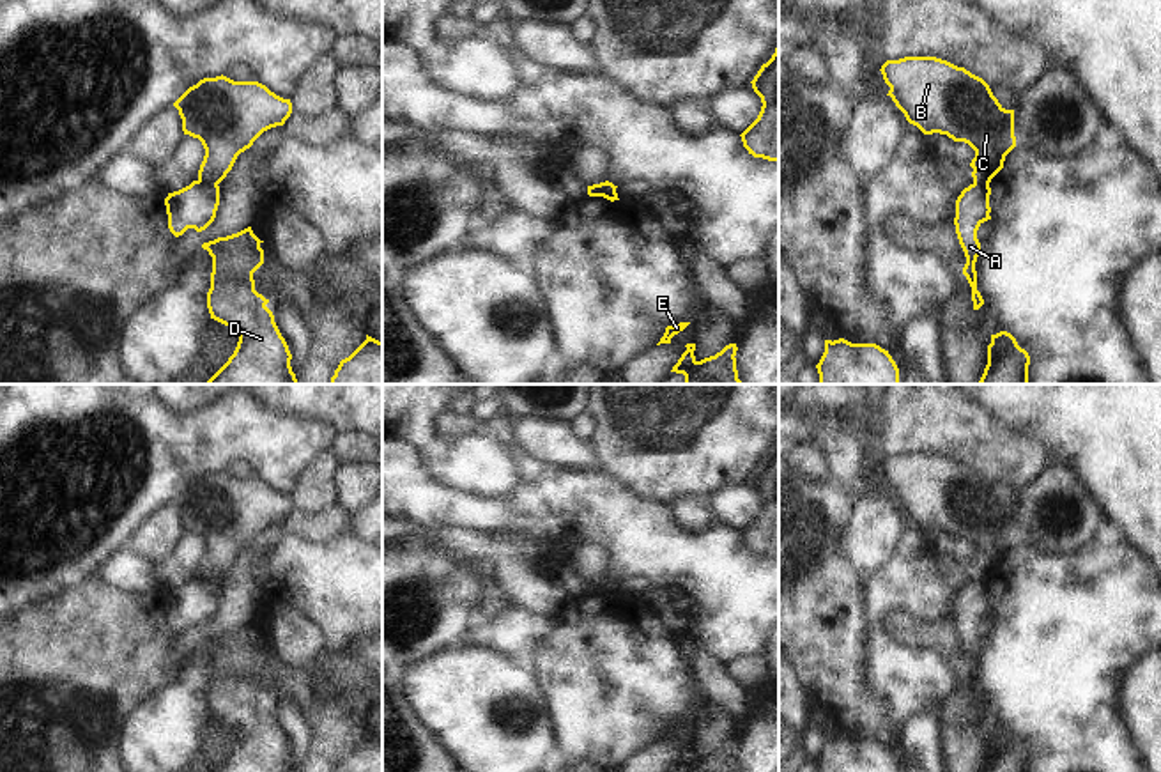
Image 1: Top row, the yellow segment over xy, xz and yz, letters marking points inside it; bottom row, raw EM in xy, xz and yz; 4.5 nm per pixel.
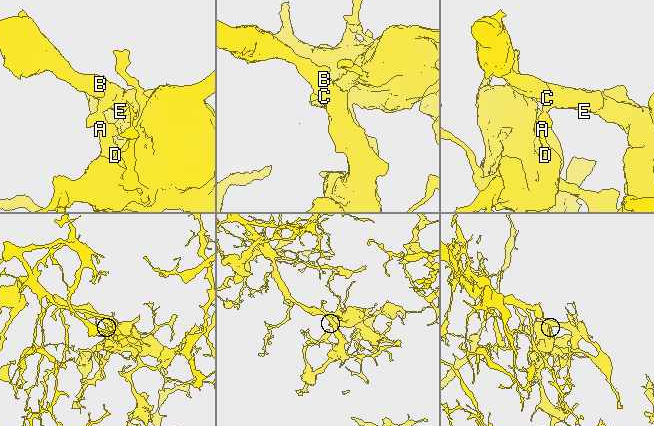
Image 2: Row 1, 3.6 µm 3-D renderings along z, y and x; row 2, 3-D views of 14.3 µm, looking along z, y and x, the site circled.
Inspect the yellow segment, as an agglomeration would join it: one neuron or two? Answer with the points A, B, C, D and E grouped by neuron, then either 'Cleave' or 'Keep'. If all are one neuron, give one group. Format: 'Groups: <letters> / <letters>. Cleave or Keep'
Groups: A D / B C E. Cleave.

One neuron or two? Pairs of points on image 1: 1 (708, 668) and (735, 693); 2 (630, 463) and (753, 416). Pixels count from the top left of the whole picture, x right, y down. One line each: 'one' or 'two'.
1: one
2: one

